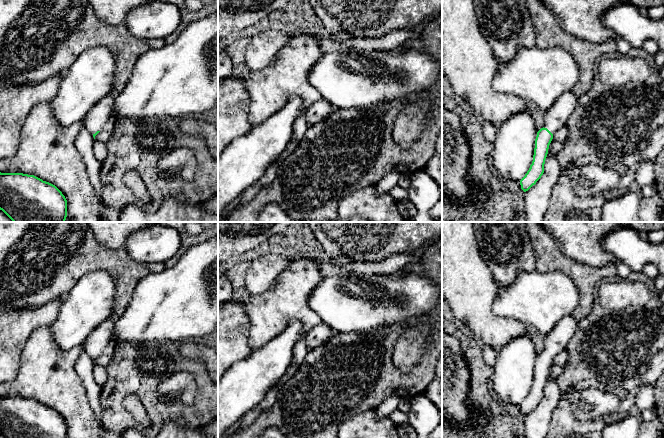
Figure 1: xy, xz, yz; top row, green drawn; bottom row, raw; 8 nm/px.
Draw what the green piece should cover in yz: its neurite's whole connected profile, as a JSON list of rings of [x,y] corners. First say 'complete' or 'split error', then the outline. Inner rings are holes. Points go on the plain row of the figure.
split error; [[[571,315],[565,316],[554,326],[550,333],[542,336],[545,347],[537,356],[533,385],[525,400],[520,404],[521,413],[524,416],[535,409],[543,399],[544,388],[553,358],[565,350],[576,331],[577,322]]]

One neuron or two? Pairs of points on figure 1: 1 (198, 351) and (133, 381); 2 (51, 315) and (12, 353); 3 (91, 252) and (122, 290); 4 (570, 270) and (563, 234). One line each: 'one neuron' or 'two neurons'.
1: two neurons
2: one neuron
3: one neuron
4: two neurons

